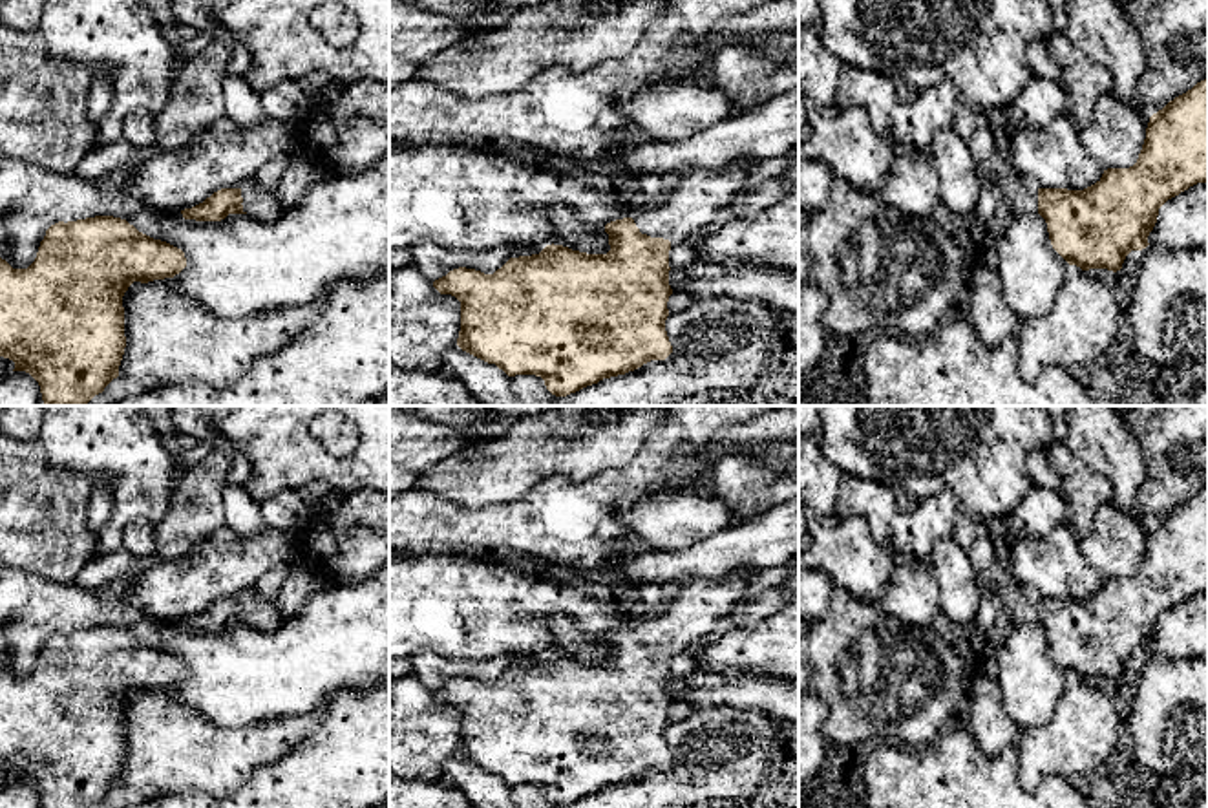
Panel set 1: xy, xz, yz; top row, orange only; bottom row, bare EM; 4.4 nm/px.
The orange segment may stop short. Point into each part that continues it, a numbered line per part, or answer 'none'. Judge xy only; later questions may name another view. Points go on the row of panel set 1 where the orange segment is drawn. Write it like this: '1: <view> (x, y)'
1: xy (264, 203)

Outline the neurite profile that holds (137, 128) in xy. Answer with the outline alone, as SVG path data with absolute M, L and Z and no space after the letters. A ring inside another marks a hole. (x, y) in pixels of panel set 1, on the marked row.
M144 108L130 112L122 122L122 139L133 148L148 148L155 144L154 119Z

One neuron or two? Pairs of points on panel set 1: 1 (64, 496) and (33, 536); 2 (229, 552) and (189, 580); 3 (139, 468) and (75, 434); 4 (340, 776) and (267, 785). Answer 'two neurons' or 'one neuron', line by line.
1: one neuron
2: one neuron
3: one neuron
4: one neuron

